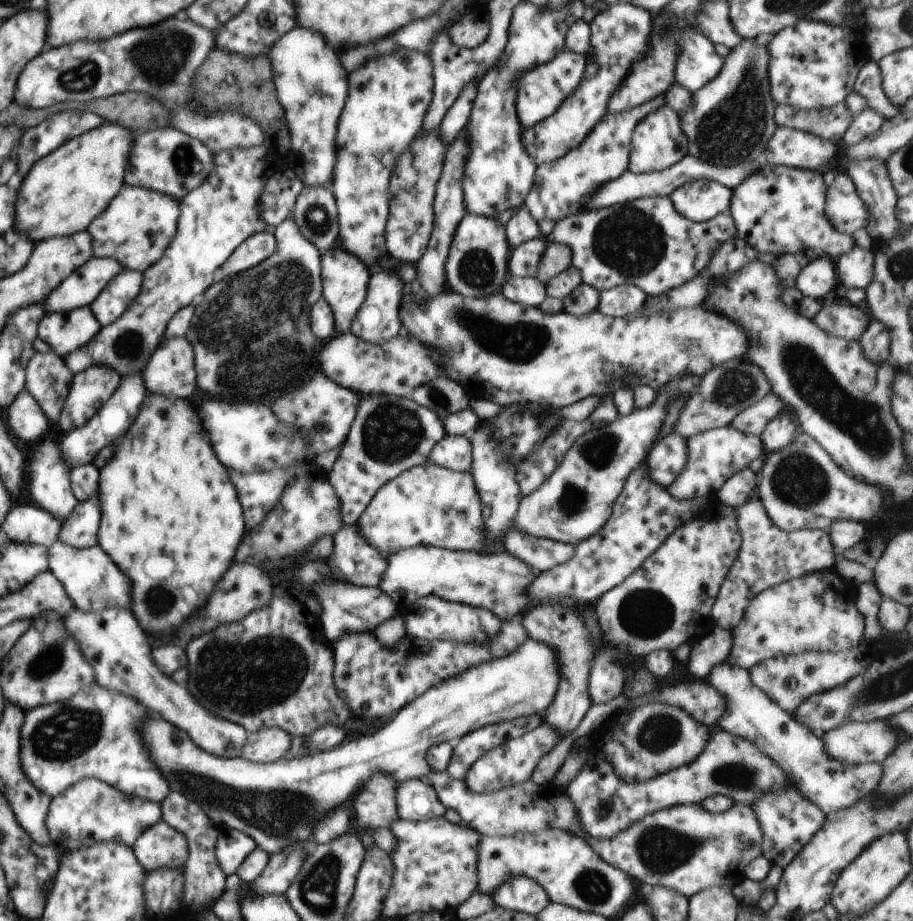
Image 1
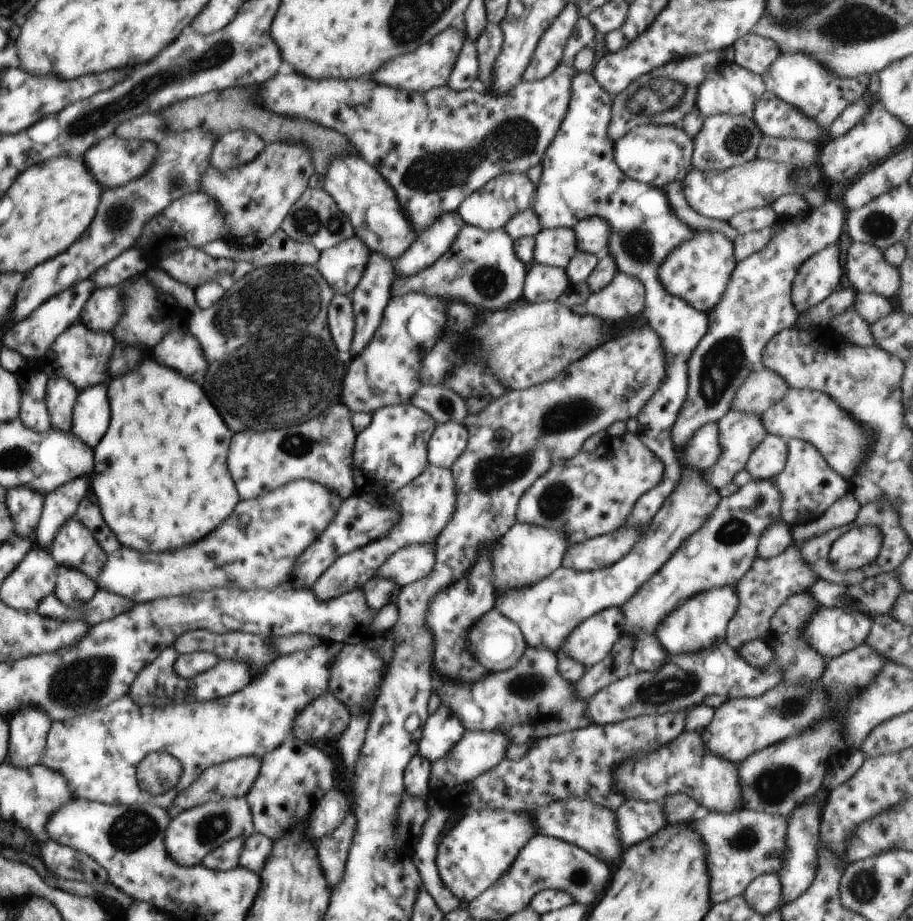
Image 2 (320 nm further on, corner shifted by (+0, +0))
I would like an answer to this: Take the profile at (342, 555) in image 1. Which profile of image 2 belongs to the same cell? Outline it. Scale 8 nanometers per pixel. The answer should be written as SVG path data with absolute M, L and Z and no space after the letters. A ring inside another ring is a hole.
M434 541L416 543L397 550L380 565L376 575L392 579L401 587L427 577L435 565Z

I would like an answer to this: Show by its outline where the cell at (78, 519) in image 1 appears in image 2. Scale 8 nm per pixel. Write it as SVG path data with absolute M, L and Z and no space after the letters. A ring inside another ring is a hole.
M57 567L56 574L53 594L68 608L76 609L80 604L90 602L98 592L97 584L91 578L84 576L81 571Z

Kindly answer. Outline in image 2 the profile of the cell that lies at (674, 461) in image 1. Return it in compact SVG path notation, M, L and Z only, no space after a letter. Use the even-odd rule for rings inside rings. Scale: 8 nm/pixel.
M713 422L704 425L691 438L680 455L680 463L704 471L714 466L721 454L719 426Z

